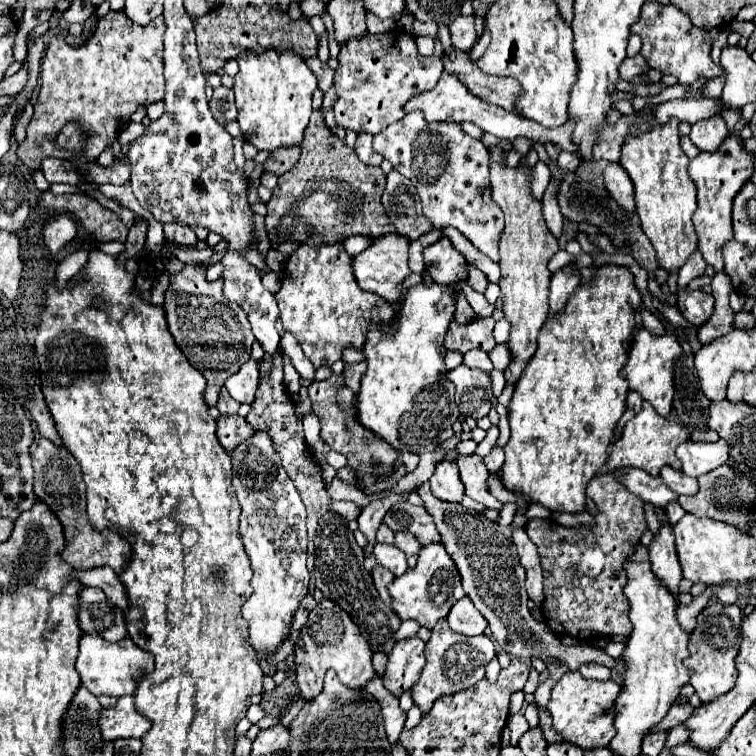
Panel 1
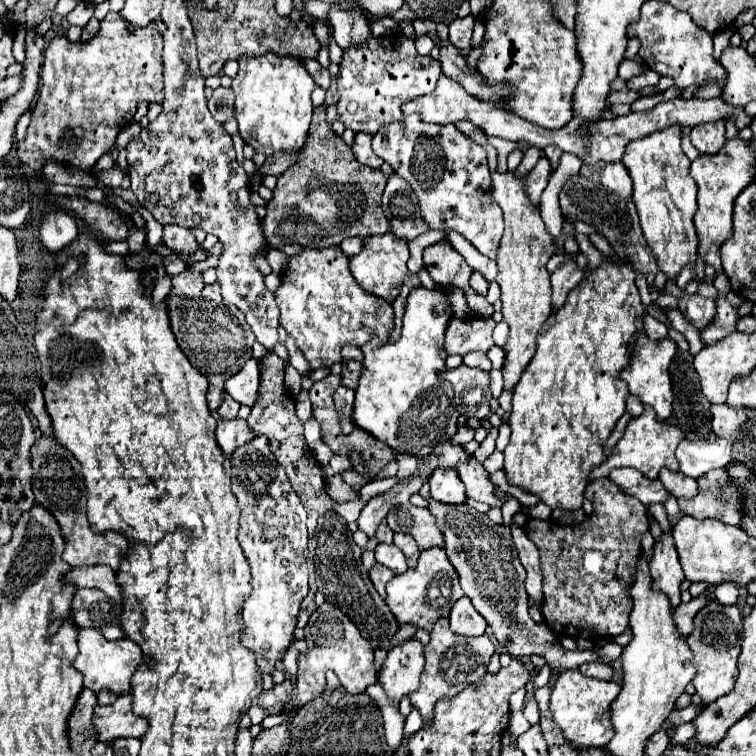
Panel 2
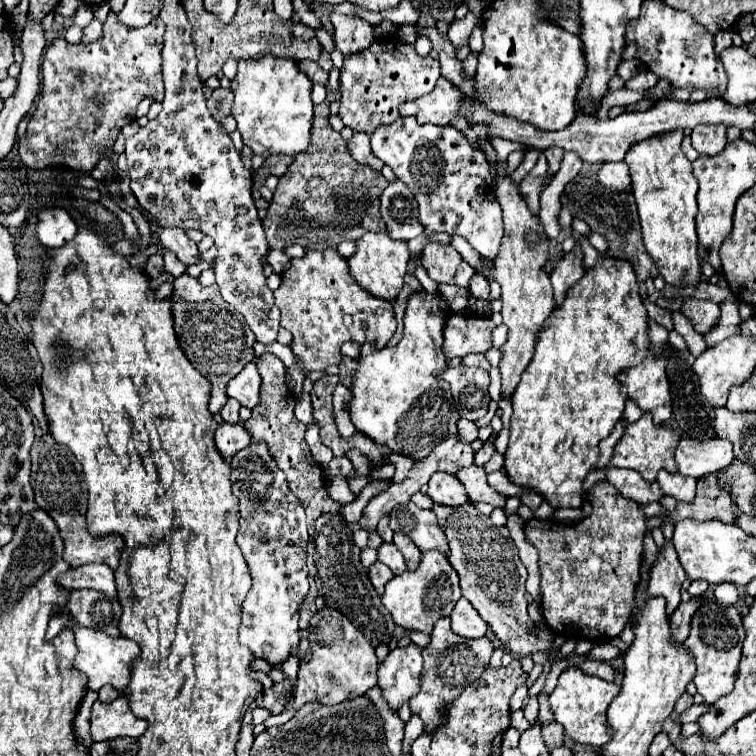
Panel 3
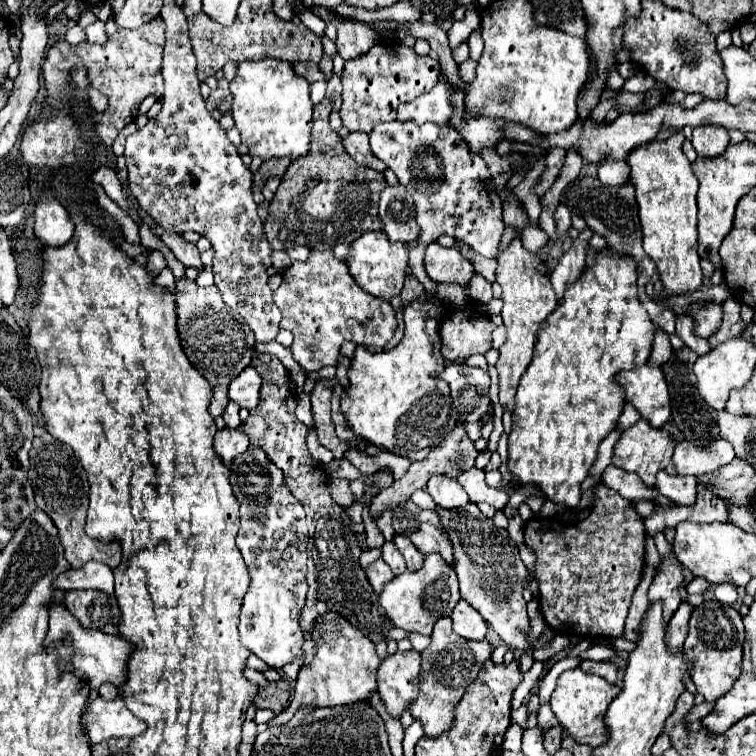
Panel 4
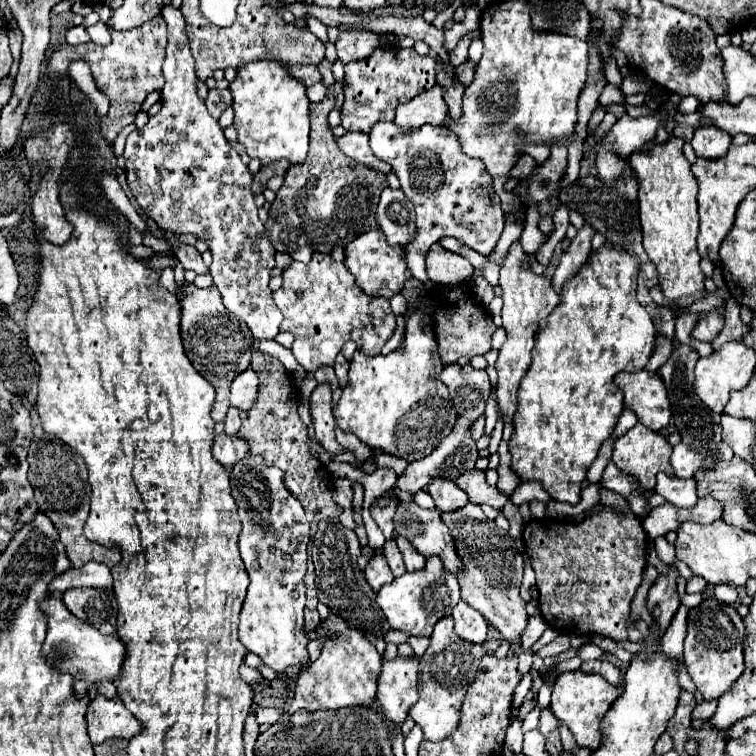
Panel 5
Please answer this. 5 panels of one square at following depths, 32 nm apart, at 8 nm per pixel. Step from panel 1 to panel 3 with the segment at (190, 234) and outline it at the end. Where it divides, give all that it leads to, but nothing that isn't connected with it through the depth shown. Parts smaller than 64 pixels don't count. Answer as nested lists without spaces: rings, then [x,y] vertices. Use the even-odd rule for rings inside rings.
[[[164,228],[160,234],[160,244],[174,252],[186,266],[198,262],[198,244],[188,238],[186,230],[182,228]]]

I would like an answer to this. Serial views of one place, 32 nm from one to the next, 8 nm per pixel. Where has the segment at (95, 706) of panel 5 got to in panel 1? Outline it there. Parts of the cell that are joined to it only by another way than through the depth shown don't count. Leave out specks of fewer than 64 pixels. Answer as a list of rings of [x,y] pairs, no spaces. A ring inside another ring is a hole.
[[[134,696],[118,698],[116,706],[102,710],[100,716],[104,740],[118,738],[142,738],[150,730],[150,720],[142,716],[134,706]]]

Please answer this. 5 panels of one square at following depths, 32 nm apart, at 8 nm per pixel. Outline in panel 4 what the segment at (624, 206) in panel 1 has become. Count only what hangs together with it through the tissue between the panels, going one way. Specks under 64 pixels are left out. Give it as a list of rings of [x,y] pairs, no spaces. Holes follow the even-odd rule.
[[[604,160],[598,168],[598,178],[604,186],[624,186],[630,180],[630,168],[624,160]]]

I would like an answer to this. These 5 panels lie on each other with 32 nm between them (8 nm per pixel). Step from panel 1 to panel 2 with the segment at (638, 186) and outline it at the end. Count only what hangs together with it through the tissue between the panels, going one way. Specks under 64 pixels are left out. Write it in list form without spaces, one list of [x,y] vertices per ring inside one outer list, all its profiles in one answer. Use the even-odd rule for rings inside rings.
[[[672,124],[628,142],[622,164],[634,182],[634,204],[658,268],[666,272],[668,278],[676,278],[686,264],[694,262],[698,248],[698,236],[692,224],[696,212],[696,182],[688,174],[690,160],[680,148],[680,126]]]

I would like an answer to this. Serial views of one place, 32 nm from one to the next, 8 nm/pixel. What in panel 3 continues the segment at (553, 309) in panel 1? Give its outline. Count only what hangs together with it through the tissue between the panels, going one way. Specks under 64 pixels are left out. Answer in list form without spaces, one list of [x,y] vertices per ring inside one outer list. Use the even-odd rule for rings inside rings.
[[[580,246],[574,248],[574,252],[568,252],[560,258],[558,266],[550,274],[552,286],[554,286],[554,302],[560,306],[566,298],[566,292],[584,276],[584,266],[582,266],[582,250]]]

